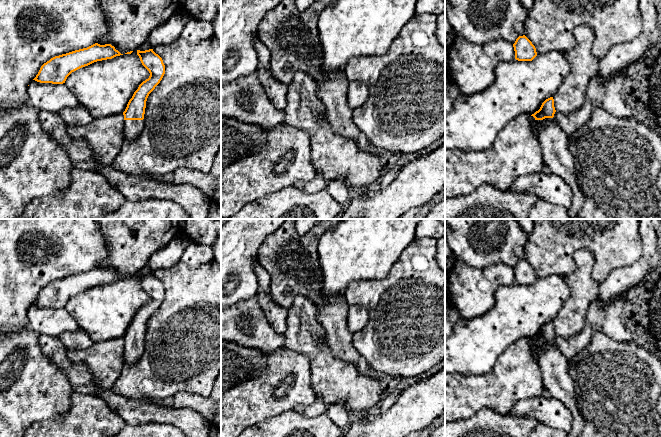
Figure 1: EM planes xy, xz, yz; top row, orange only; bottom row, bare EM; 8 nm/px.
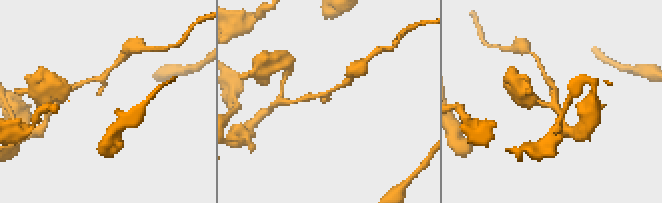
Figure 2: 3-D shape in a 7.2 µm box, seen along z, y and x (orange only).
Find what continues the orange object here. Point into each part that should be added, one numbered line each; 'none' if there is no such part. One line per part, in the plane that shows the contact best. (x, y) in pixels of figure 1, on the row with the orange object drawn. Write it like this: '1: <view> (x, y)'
1: xy (132, 128)

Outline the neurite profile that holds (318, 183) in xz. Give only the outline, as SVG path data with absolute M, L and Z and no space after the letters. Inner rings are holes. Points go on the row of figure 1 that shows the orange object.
M317 174L312 181L296 182L293 184L293 186L295 188L301 189L302 191L306 193L313 194L323 189L326 189L327 183L325 181L325 178L322 175Z

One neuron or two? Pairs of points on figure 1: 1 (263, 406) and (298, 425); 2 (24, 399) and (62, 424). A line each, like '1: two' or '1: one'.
1: two
2: two

